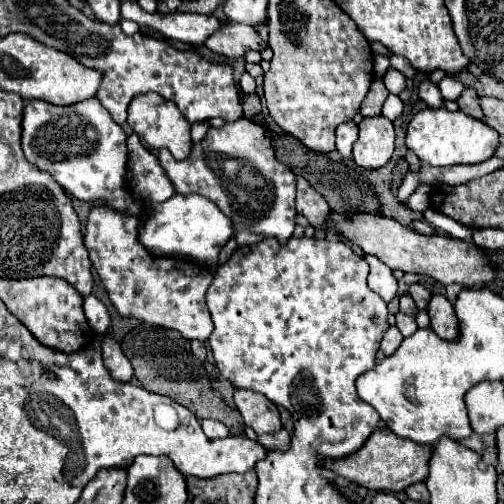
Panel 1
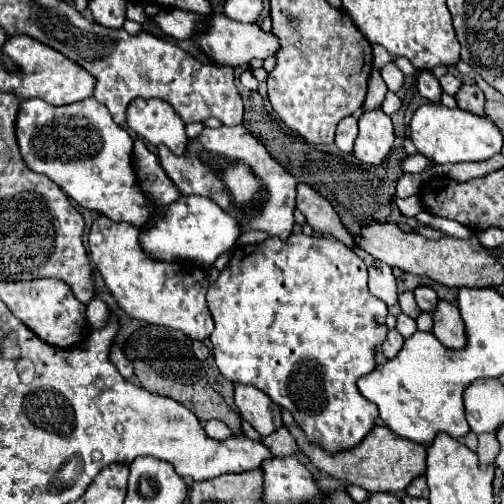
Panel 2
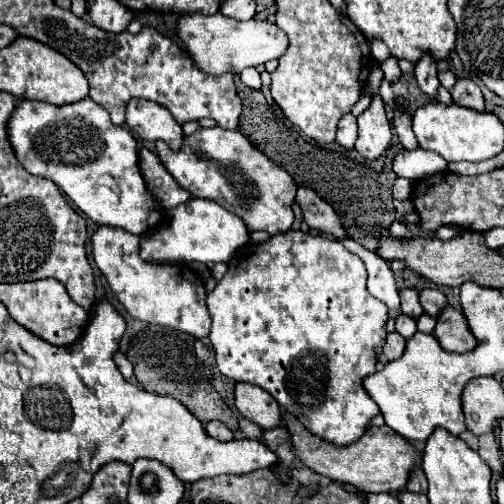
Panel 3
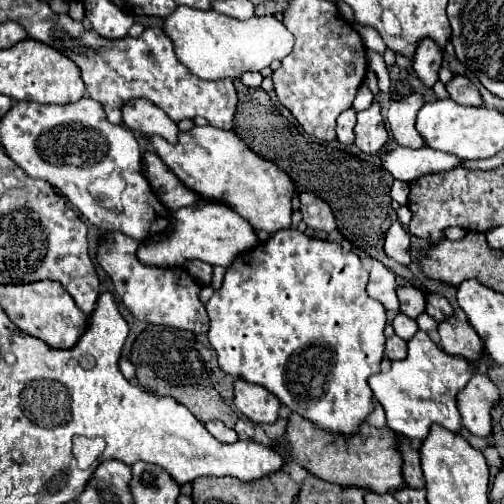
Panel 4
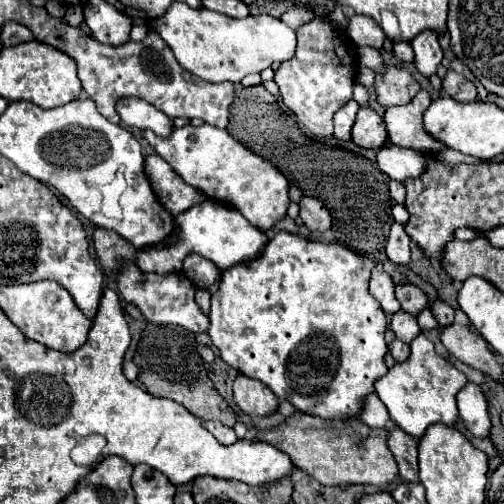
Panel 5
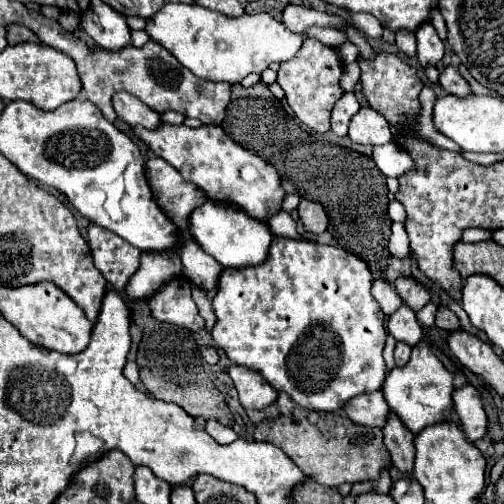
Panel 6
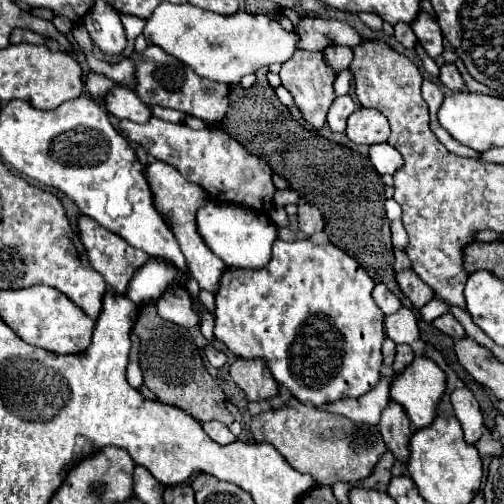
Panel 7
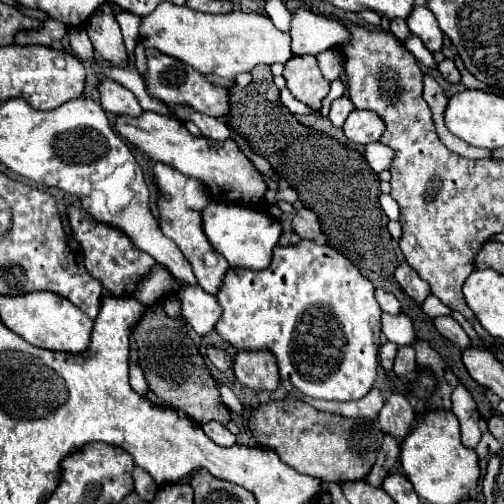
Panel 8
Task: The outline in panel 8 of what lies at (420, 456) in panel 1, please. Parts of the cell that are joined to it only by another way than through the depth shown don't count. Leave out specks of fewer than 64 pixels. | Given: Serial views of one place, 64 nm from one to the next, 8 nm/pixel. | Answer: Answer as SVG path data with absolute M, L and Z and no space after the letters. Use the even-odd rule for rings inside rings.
M298 398L268 402L258 410L252 410L248 428L260 446L272 448L282 462L302 474L324 480L324 484L364 480L370 474L384 440L378 424L370 420L352 420L320 412Z

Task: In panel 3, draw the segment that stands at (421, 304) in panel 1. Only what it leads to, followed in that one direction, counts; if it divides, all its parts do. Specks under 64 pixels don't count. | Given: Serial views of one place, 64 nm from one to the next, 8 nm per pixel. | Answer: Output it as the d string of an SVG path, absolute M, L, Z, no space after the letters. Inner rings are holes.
M426 288L426 290L420 292L420 304L422 304L422 308L424 308L426 314L438 316L438 312L446 306L446 296L440 290Z

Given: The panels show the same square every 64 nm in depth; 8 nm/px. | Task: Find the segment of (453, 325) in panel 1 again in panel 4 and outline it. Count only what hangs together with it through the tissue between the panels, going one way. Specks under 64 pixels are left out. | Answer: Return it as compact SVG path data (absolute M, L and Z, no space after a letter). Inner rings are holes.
M454 314L438 324L442 350L452 356L464 356L476 362L482 356L482 344L476 332L466 320L458 320Z

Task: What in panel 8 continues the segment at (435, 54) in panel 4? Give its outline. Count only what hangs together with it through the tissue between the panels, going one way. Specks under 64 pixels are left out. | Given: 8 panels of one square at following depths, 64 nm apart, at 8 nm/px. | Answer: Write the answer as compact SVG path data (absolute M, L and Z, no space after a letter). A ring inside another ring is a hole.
M414 6L414 12L406 22L408 22L408 28L412 30L412 34L416 34L432 54L442 50L444 34L440 32L438 22L436 22L434 14L428 8Z

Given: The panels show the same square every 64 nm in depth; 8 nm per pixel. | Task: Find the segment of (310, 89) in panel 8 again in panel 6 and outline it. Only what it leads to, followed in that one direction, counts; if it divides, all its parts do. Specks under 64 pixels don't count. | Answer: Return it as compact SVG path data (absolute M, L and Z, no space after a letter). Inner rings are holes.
M308 36L298 50L298 54L280 64L278 70L278 84L286 92L286 102L294 110L294 114L314 132L326 134L330 130L330 112L334 104L344 96L344 90L340 86L340 76L344 74L344 66L340 56L334 48L322 44L318 38Z

